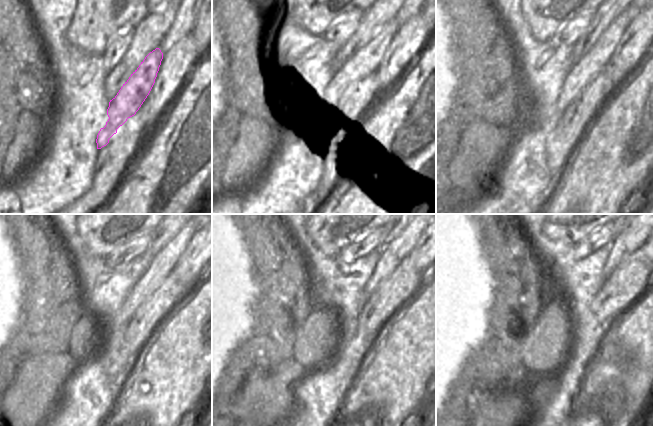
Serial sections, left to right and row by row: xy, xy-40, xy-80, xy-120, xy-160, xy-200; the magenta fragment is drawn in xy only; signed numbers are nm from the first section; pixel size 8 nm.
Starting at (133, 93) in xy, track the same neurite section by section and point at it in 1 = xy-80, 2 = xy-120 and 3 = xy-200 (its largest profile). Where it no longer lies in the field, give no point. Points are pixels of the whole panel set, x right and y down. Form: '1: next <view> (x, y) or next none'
1: next xy-80 (588, 66)
2: next xy-120 (161, 266)
3: next xy-200 (636, 234)

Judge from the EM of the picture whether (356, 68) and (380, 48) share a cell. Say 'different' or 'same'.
same

